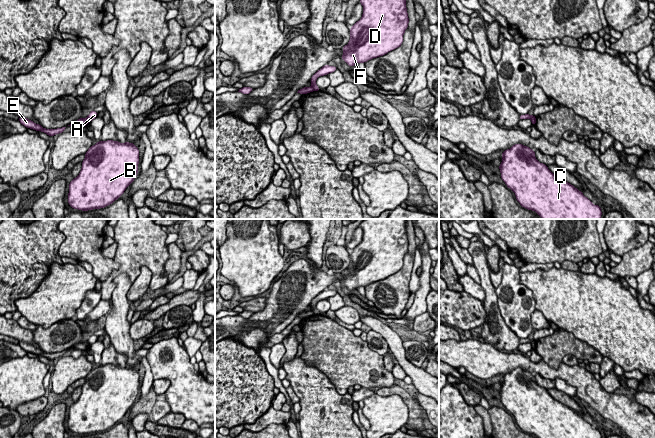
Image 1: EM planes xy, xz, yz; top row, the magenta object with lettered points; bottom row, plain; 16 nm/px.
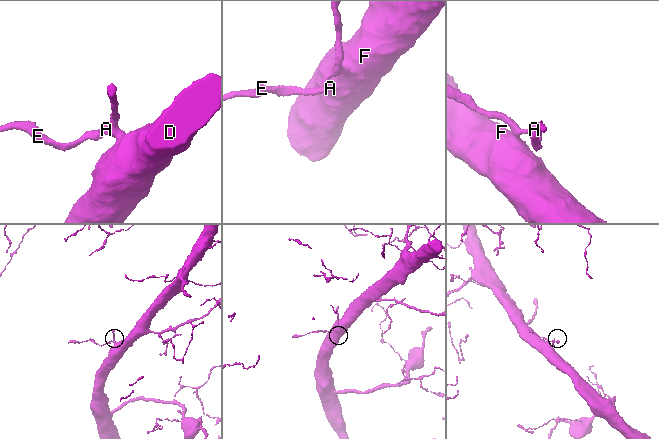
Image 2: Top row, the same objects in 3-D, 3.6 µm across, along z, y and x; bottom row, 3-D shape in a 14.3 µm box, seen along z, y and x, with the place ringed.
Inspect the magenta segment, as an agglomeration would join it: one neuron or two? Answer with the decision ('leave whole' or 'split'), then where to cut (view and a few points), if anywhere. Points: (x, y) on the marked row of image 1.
split | xz (311, 85), (315, 90)

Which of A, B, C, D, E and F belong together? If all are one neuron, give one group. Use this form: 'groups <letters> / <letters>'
groups A B C D F / E

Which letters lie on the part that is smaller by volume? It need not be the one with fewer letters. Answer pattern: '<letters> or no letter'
E

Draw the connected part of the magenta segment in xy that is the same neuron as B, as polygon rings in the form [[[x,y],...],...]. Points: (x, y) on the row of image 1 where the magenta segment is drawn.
[[[99,140],[85,153],[79,175],[69,184],[68,203],[78,210],[104,208],[117,200],[138,174],[139,150],[134,143]]]

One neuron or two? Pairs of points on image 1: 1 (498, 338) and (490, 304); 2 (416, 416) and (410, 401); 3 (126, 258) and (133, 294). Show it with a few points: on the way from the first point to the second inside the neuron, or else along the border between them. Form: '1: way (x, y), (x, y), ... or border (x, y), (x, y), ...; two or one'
1: way (494, 330), (493, 312); one
2: way (416, 412), (413, 405); one
3: border (152, 272), (142, 266), (139, 275), (131, 283); two

